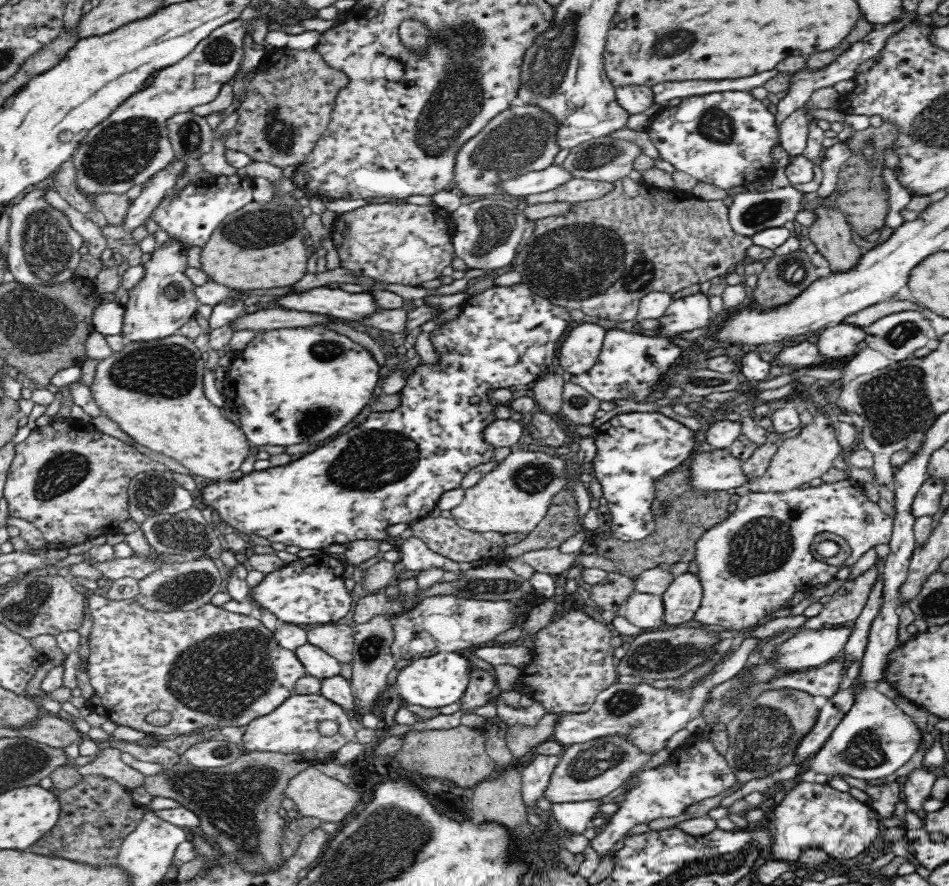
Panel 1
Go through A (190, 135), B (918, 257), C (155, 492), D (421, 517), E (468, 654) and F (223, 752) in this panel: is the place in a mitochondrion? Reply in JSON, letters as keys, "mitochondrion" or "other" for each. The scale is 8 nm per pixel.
{"A":"mitochondrion","B":"other","C":"mitochondrion","D":"other","E":"other","F":"mitochondrion"}

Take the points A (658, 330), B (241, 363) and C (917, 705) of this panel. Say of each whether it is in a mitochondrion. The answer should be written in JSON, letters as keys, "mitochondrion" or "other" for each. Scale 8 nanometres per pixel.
{"A":"other","B":"other","C":"other"}

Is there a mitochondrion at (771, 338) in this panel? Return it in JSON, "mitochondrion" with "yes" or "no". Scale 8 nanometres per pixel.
{"mitochondrion":"no"}

